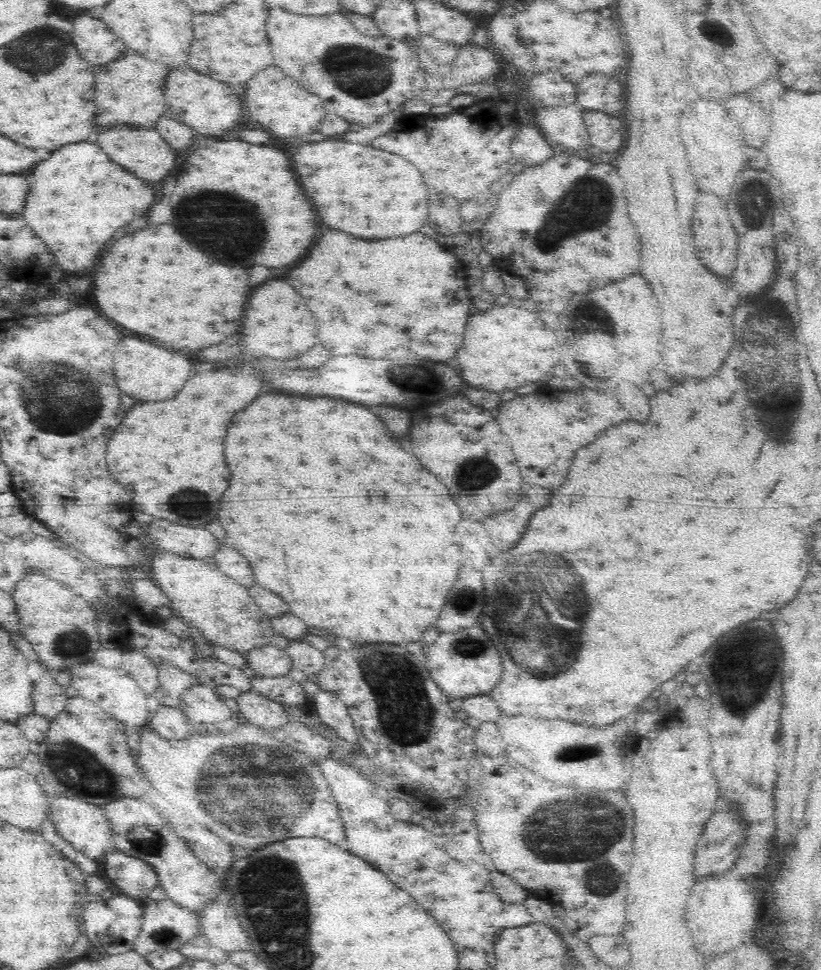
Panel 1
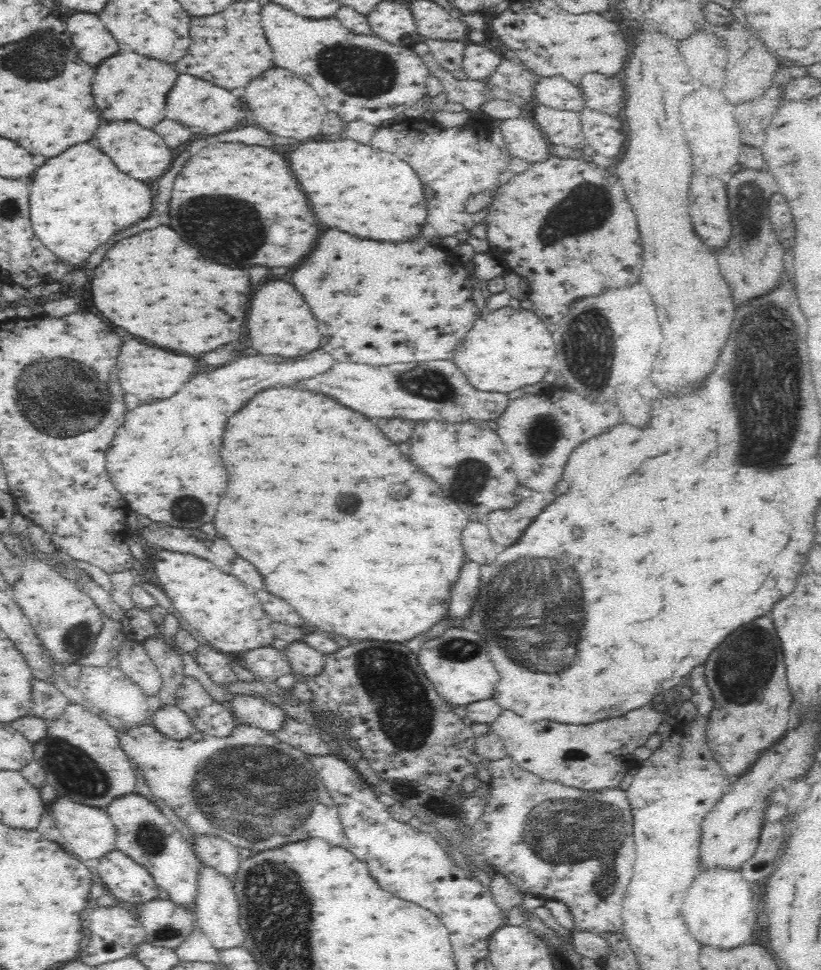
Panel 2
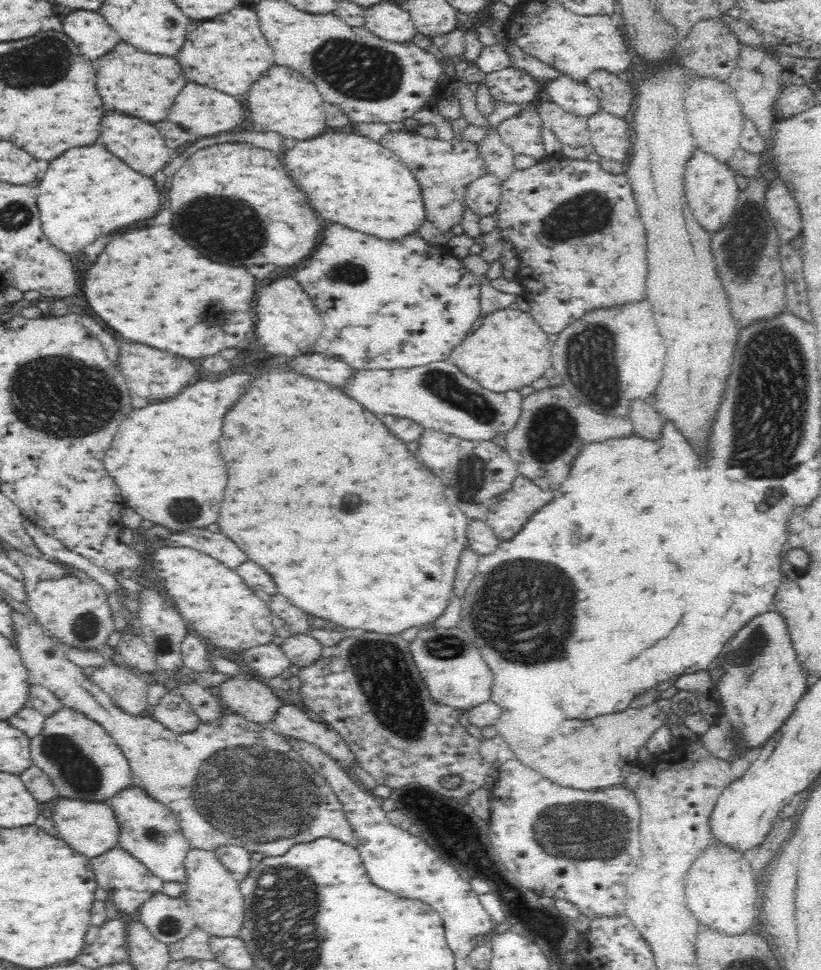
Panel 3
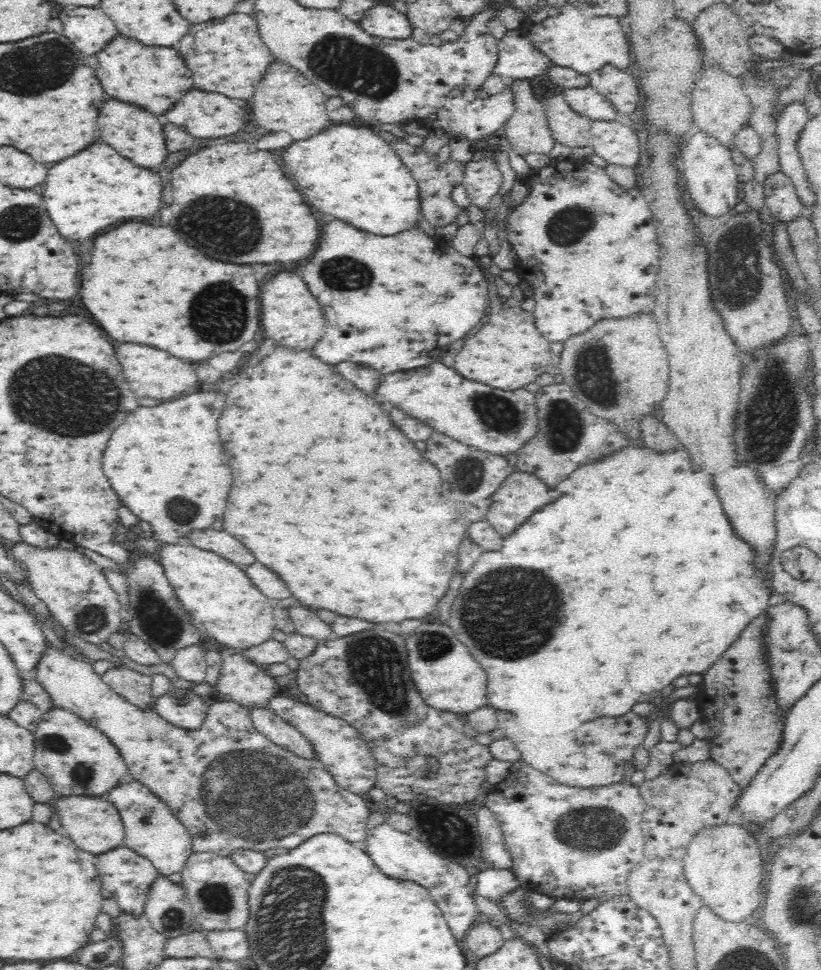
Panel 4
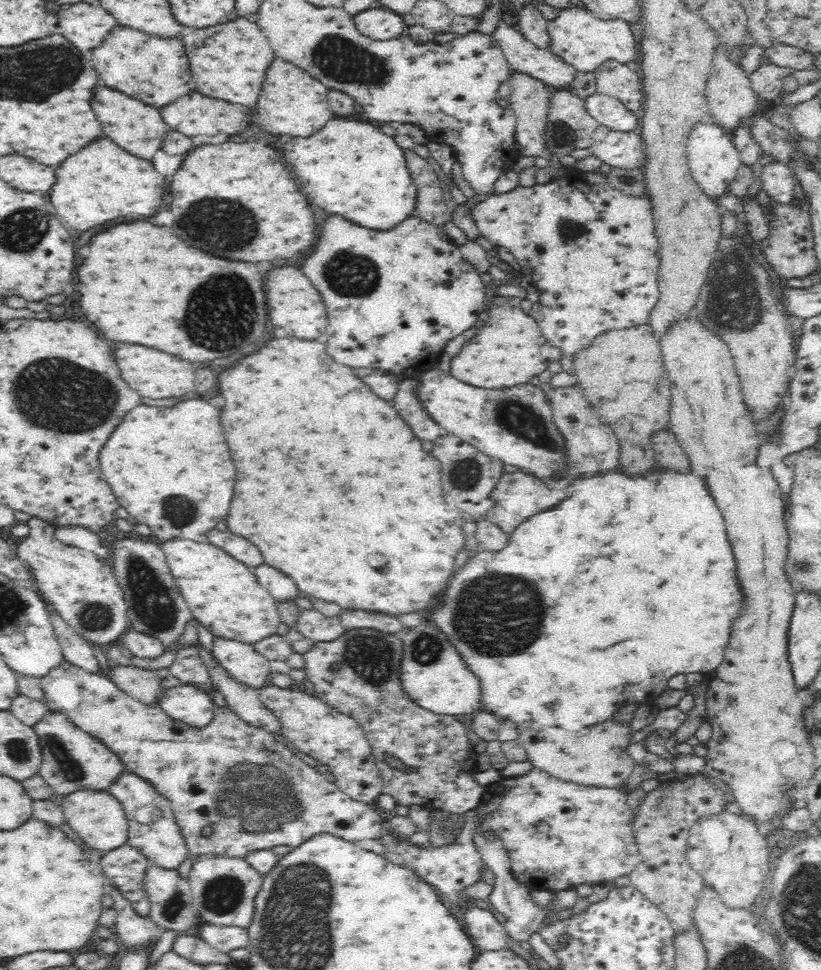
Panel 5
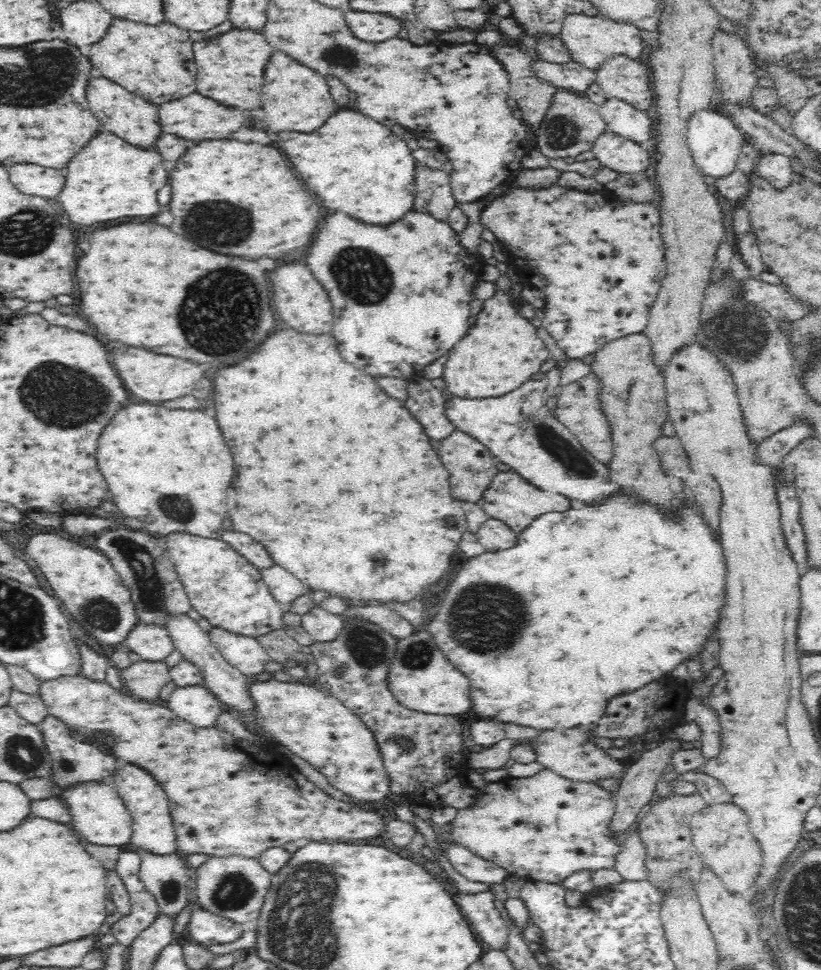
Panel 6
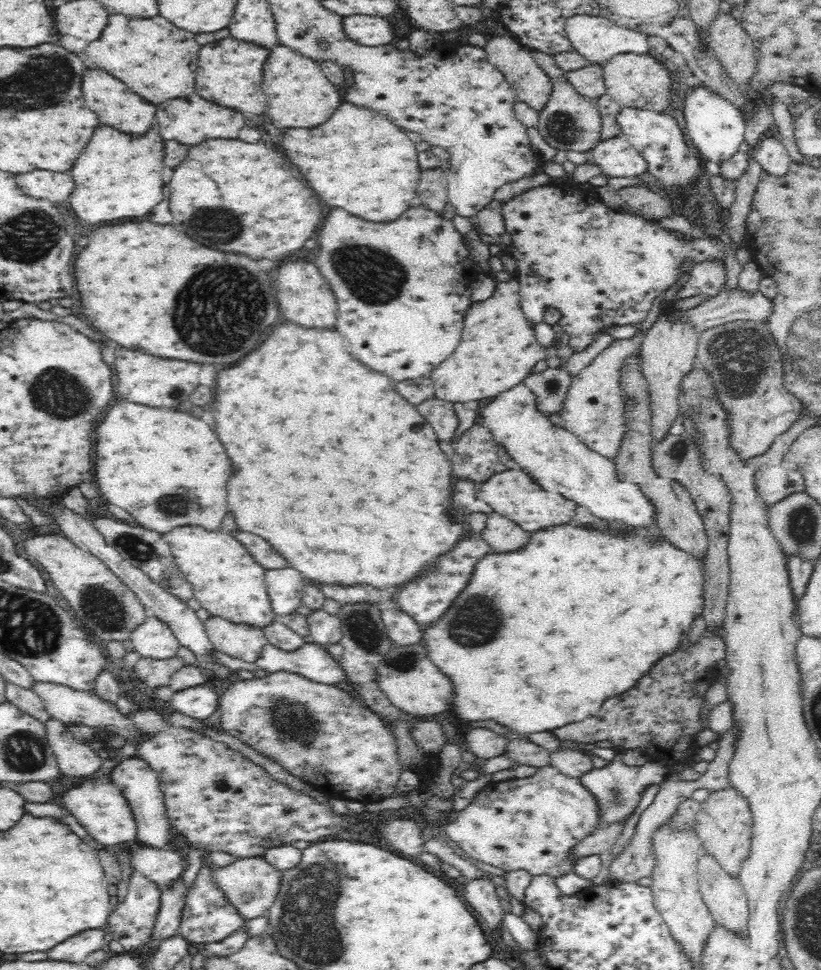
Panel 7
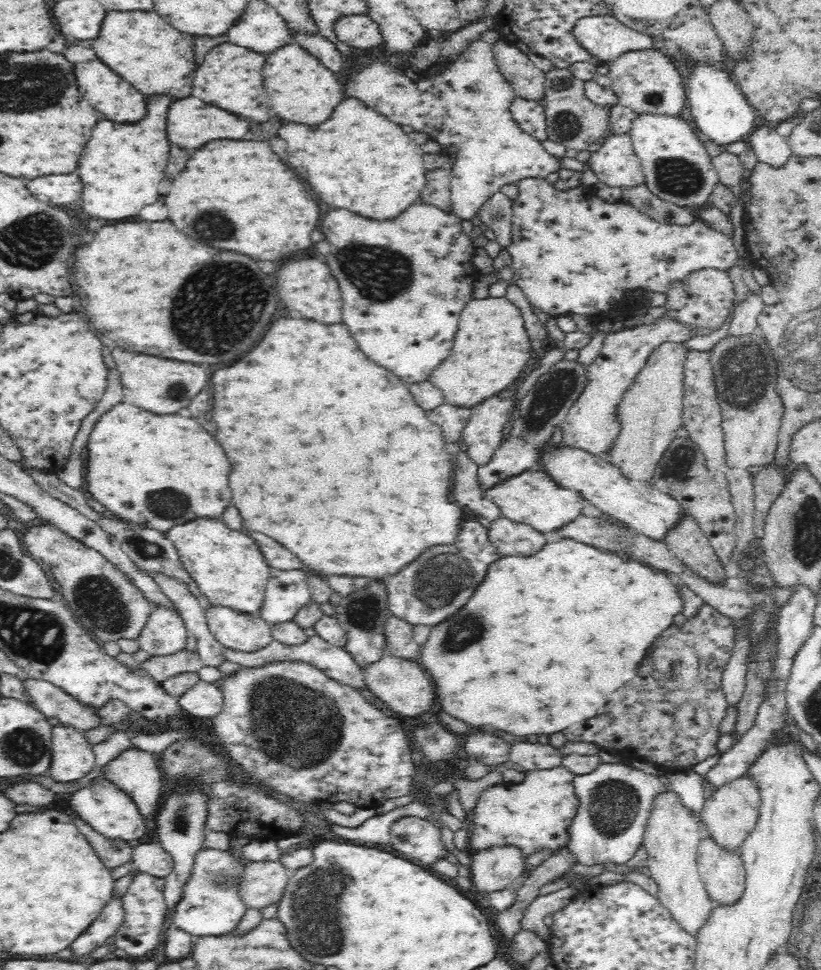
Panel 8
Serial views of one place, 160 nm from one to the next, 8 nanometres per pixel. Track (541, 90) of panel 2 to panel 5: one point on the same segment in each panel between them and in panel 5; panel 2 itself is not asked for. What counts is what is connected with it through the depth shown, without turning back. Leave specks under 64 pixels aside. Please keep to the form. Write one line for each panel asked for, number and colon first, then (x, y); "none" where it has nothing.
3: (575, 97)
4: (586, 101)
5: (607, 111)

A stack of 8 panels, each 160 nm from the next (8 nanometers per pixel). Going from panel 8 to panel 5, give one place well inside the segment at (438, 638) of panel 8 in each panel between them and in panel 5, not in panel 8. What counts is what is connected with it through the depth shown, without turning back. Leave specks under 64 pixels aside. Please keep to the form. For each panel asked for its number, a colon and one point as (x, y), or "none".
5: (631, 580)
6: (600, 600)
7: (594, 610)

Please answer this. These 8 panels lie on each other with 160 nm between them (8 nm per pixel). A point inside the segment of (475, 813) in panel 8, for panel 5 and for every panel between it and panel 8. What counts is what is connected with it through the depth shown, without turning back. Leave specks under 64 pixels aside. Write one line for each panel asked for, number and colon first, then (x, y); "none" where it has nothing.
5: (560, 835)
6: (545, 828)
7: (534, 824)

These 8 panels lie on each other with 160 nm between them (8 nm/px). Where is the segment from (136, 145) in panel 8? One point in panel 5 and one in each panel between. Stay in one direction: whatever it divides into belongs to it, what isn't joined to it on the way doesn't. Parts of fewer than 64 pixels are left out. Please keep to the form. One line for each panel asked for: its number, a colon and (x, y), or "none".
5: (101, 183)
6: (110, 179)
7: (118, 176)

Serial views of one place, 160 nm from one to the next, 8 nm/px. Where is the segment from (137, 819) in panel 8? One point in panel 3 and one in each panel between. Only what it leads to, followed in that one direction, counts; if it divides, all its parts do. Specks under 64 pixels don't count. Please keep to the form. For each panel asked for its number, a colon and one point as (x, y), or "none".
3: (90, 828)
4: (94, 824)
5: (99, 820)
6: (97, 811)
7: (99, 805)

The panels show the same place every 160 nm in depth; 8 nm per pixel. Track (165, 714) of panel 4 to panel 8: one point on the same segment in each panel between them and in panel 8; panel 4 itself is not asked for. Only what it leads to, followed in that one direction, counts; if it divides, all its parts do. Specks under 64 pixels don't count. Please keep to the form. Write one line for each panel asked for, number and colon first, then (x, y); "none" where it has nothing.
5: (192, 705)
6: (196, 704)
7: (199, 702)
8: (203, 700)

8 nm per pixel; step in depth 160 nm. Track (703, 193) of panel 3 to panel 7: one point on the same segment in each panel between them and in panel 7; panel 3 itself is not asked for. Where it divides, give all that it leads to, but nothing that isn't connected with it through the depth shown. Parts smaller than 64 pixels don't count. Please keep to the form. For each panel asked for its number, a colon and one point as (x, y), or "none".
4: (711, 179)
5: (713, 161)
6: (715, 143)
7: (715, 129)

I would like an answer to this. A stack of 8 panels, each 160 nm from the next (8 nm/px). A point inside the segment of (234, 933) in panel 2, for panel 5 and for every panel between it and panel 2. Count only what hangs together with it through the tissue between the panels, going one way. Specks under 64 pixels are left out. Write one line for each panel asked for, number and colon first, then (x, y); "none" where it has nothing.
3: (213, 893)
4: (217, 889)
5: (223, 889)

